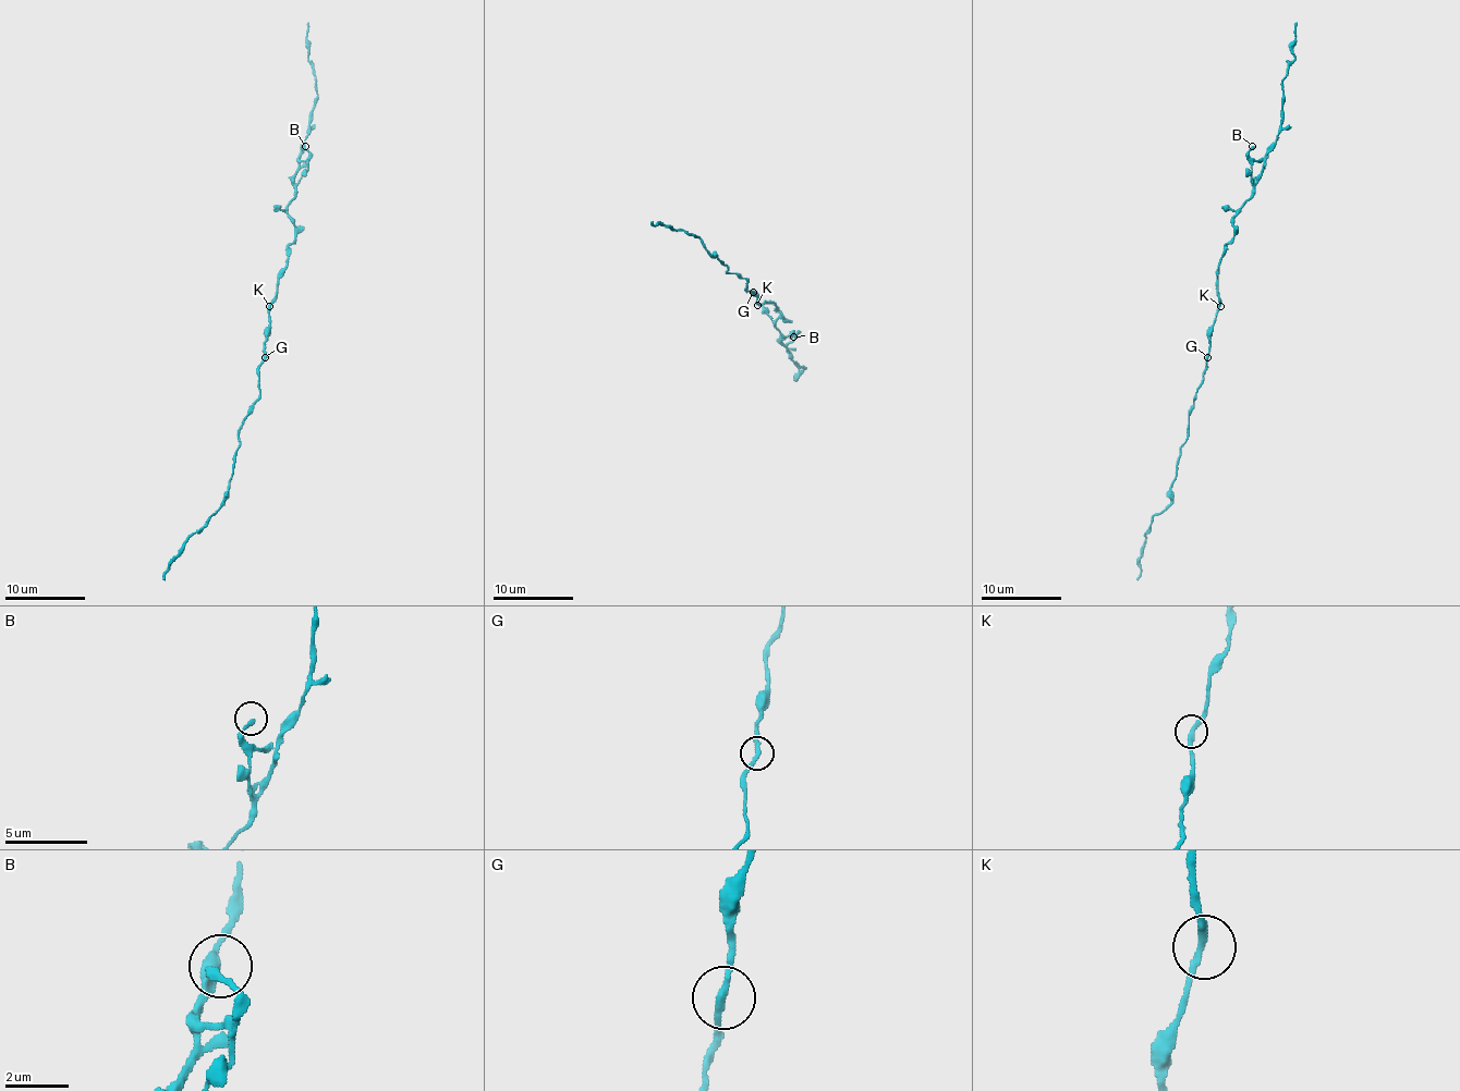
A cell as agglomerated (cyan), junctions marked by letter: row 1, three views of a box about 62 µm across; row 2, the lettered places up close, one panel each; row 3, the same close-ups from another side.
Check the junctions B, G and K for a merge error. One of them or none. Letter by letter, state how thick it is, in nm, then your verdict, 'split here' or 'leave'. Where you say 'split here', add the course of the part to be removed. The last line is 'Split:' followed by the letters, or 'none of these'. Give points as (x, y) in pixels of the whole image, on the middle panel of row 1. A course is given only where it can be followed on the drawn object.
B: 260 nm thick; leave
G: 220 nm thick; leave
K: 240 nm thick; leave
Split: none of these

